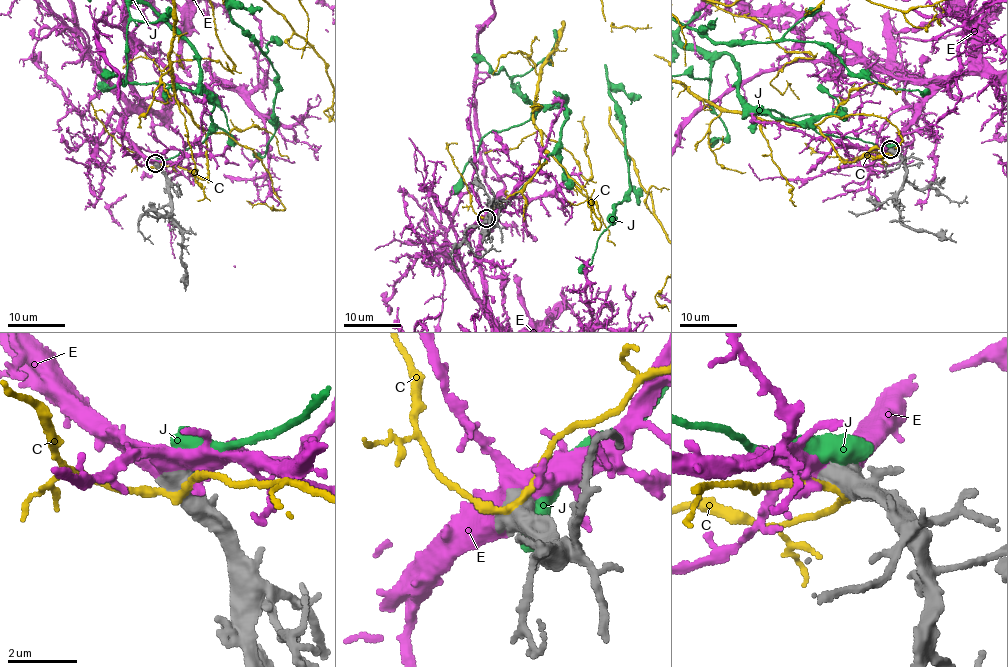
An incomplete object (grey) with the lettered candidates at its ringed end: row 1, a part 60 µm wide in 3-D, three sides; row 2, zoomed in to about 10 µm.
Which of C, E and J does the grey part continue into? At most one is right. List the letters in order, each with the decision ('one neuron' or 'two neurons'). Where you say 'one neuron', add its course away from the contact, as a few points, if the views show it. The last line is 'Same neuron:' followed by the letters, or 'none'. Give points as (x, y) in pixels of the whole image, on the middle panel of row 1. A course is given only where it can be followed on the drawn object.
C: two neurons
E: one neuron
J: two neurons
Same neuron: E

